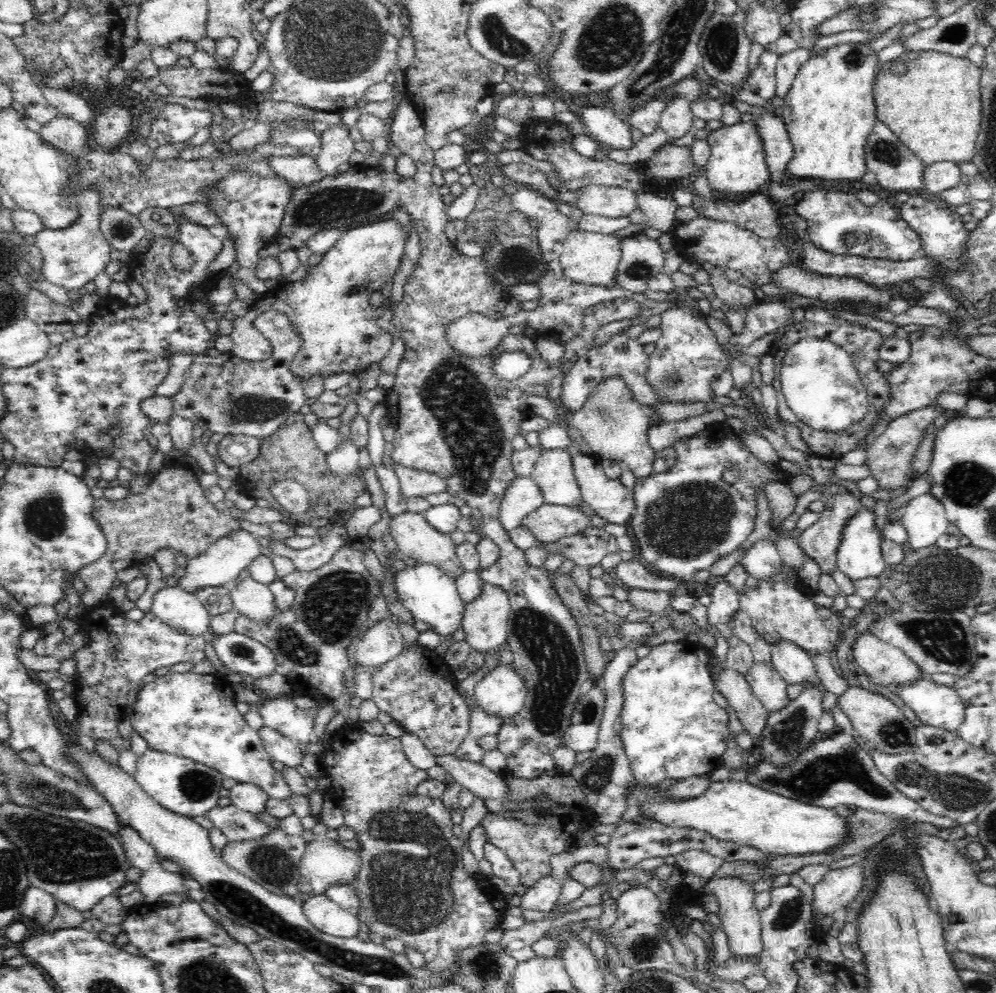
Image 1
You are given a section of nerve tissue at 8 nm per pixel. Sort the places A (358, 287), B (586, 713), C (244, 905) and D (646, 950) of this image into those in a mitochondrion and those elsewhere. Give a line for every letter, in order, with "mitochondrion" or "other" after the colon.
A: mitochondrion
B: mitochondrion
C: mitochondrion
D: mitochondrion

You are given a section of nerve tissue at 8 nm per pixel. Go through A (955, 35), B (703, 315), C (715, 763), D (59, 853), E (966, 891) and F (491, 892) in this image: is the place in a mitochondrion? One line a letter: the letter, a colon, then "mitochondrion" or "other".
A: mitochondrion
B: other
C: other
D: mitochondrion
E: other
F: other

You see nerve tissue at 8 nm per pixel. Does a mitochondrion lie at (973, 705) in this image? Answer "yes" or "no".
no

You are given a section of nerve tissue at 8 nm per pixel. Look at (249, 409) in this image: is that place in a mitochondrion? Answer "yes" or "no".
yes

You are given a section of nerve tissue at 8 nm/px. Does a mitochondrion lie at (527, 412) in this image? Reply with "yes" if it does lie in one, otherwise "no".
no

